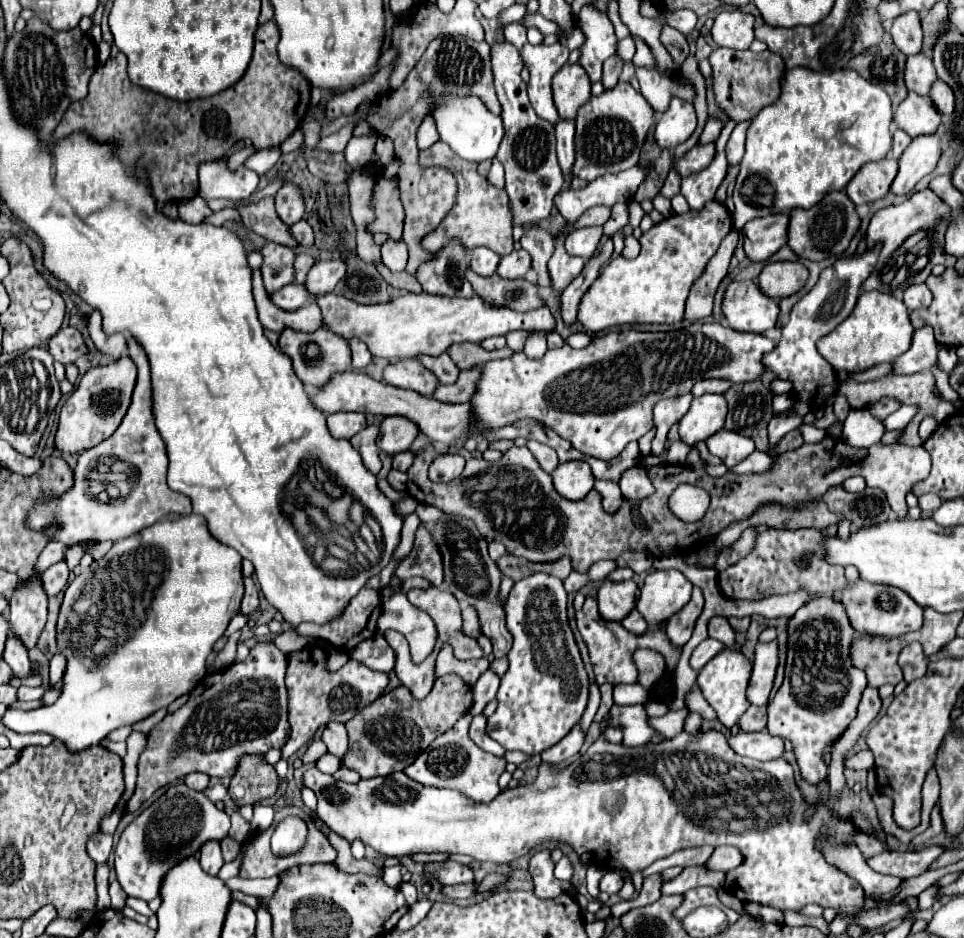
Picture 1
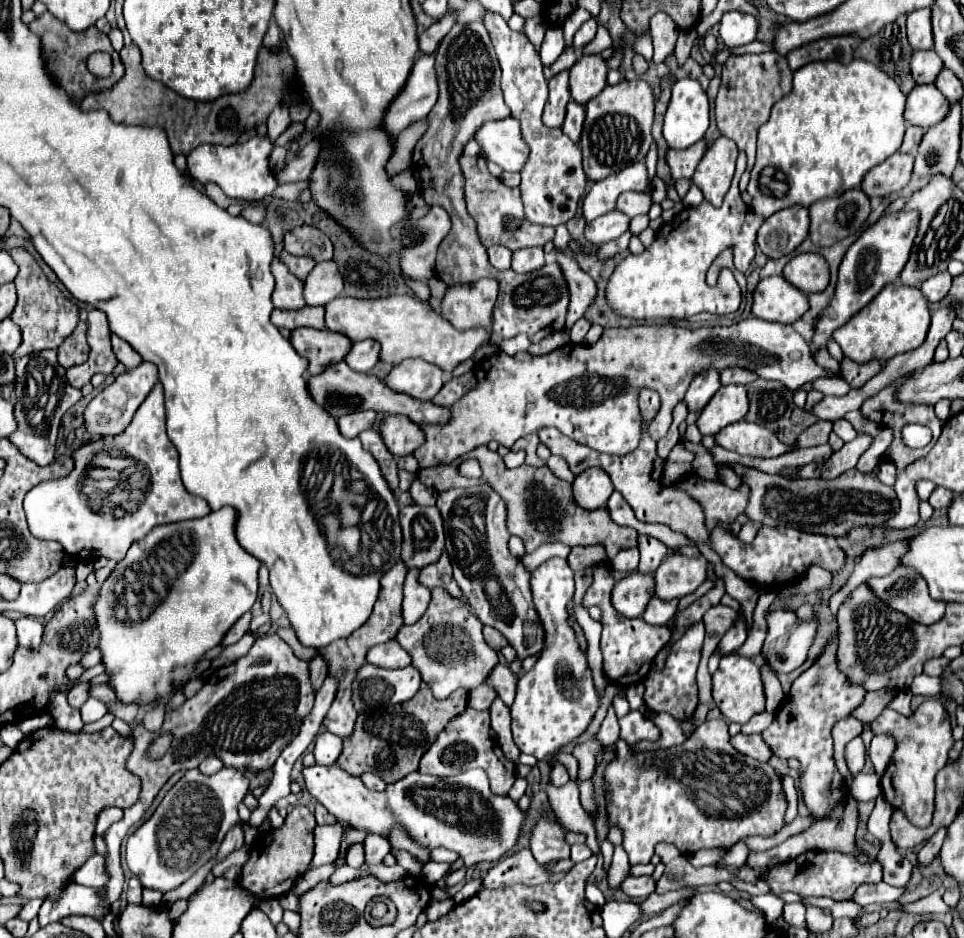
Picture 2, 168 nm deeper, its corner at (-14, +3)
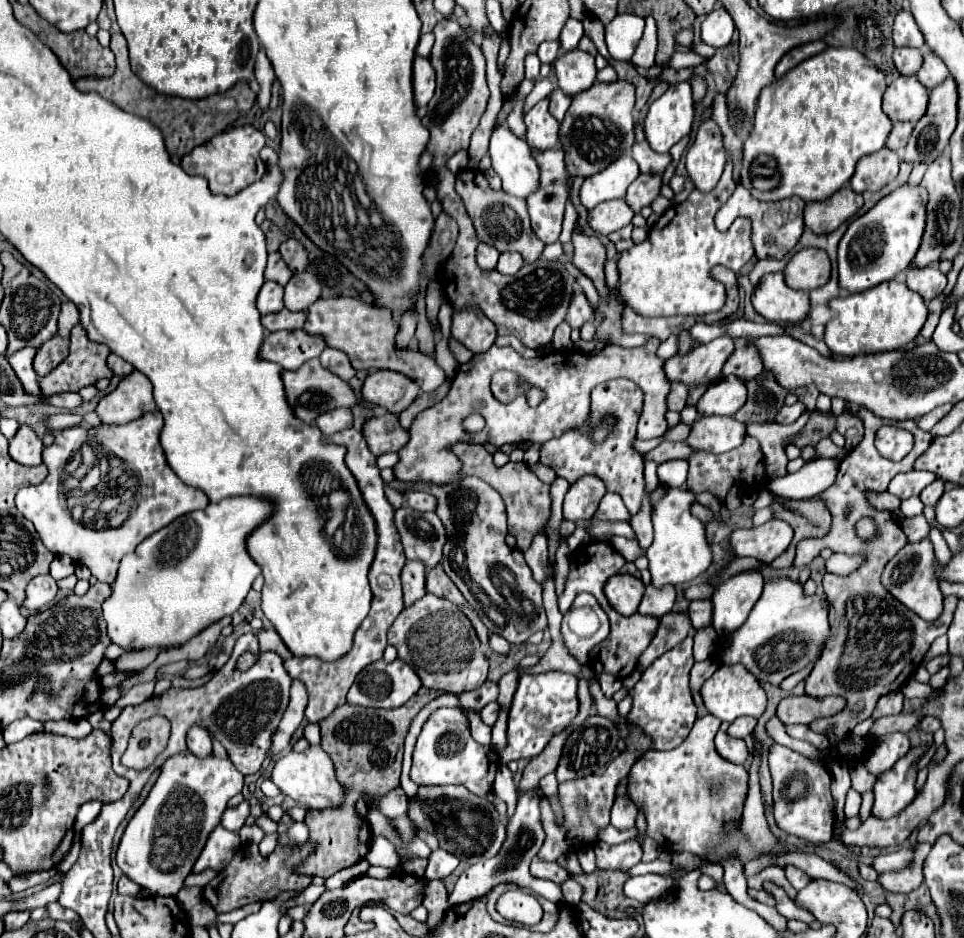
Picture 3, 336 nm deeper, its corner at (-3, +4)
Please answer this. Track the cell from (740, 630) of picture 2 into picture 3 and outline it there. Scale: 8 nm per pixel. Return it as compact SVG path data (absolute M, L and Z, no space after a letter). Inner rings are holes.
M757 571L739 573L723 581L713 595L713 629L717 635L731 635L739 629L751 607L757 603L763 591L763 577Z

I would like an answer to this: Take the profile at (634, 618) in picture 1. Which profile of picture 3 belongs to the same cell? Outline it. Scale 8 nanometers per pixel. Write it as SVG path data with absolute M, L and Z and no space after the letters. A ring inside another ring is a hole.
M647 585L641 605L639 605L639 613L659 619L661 615L671 611L673 603L675 603L675 589L673 587L663 587L663 589L655 591L655 587Z

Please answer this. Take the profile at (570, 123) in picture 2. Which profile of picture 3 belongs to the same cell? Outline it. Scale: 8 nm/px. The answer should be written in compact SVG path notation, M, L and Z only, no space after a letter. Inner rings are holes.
M559 87L551 91L551 105L549 105L549 111L551 111L551 115L553 115L559 123L563 121L565 113L567 113L567 107L571 105L571 101L573 101L573 99L571 99L569 95L565 95Z

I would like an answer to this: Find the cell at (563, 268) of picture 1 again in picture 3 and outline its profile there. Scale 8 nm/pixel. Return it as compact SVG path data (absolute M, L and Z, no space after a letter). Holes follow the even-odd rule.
M631 155L619 157L611 167L603 169L599 175L591 175L585 179L579 199L585 205L585 209L593 209L595 205L609 201L609 199L621 199L627 191L627 187L639 177L639 165Z

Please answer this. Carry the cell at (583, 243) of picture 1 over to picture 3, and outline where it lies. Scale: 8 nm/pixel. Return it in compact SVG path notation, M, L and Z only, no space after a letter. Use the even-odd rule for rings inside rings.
M613 199L613 201L603 201L597 207L589 211L589 227L597 235L609 235L613 231L619 231L621 227L629 225L633 219L633 211L623 203L623 199Z

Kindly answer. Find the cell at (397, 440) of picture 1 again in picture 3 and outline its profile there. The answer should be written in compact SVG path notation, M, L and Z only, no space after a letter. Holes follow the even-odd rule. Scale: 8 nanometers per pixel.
M385 413L371 417L363 425L363 437L373 455L383 455L389 451L399 451L409 441L409 431L399 425L397 415Z

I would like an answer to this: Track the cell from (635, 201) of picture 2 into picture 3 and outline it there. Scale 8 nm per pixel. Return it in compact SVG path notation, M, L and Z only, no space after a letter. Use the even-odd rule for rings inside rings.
M639 175L639 179L635 179L635 183L631 183L631 187L627 189L625 195L625 203L639 213L645 205L651 205L651 201L659 195L661 189L661 175Z

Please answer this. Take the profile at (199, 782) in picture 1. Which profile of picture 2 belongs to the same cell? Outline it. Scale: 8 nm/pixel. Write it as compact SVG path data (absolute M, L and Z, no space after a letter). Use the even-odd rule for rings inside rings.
M210 754L210 756L206 756L206 760L204 760L198 768L200 768L200 772L204 772L204 774L214 774L214 772L218 772L222 766L224 766L222 760L218 760L218 756Z

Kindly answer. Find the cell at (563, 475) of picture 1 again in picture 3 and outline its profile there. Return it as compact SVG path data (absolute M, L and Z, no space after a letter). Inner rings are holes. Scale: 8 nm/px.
M583 475L583 479L577 479L565 495L563 517L573 523L591 519L605 491L603 481L599 481L595 475Z

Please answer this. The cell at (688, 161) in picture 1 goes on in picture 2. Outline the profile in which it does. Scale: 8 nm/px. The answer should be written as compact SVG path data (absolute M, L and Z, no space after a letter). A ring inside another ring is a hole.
M698 142L698 144L692 144L690 148L684 148L682 152L678 150L668 150L666 152L666 162L670 166L670 174L672 178L680 180L680 178L692 178L692 174L696 172L696 164L702 160L706 152L706 142Z

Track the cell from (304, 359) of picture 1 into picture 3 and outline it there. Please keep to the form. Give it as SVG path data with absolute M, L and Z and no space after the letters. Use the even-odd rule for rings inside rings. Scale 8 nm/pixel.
M303 329L295 331L275 331L265 337L261 355L267 361L279 363L287 371L295 371L313 357L319 357L327 347L325 339L319 335L309 335Z

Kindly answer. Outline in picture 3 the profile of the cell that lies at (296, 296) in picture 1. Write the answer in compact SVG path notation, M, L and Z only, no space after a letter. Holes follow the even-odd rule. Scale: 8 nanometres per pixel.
M265 281L265 285L261 287L261 291L257 295L257 309L261 311L261 315L281 311L283 307L285 307L283 305L283 287L275 281Z

